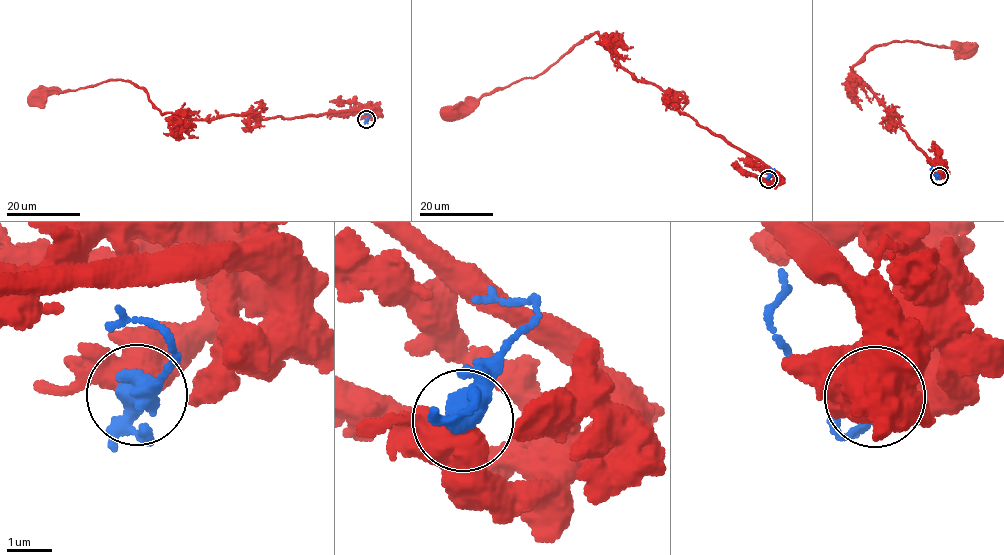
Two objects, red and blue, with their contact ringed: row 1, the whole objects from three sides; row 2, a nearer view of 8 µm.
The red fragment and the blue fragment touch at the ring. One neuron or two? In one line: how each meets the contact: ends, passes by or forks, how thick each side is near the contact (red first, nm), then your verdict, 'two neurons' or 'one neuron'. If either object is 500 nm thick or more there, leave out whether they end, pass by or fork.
500/380 nm | two neurons

